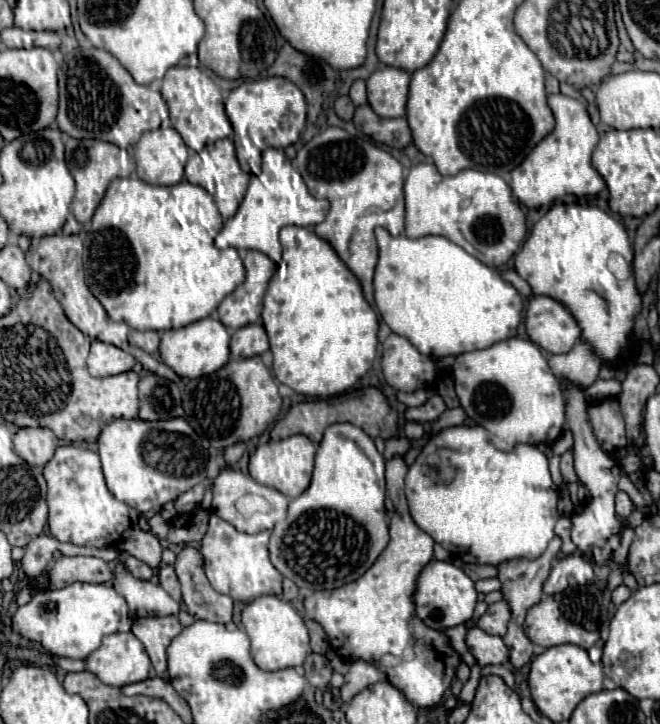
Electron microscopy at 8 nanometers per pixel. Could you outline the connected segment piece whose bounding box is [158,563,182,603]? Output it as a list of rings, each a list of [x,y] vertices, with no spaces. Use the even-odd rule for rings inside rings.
[[[162,563],[162,565],[158,567],[158,579],[160,579],[162,589],[164,589],[172,599],[176,599],[176,601],[180,603],[180,601],[182,601],[182,595],[180,595],[180,583],[178,583],[178,577],[176,577],[174,567]]]

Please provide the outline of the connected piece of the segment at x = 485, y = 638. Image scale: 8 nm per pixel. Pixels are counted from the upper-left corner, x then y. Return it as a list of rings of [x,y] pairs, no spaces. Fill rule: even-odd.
[[[478,627],[468,631],[466,645],[480,667],[502,665],[502,663],[508,663],[508,659],[510,659],[510,653],[508,653],[508,647],[504,645],[504,641],[500,637],[484,633]]]

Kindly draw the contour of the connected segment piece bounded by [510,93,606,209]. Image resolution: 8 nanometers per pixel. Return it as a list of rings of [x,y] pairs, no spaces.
[[[562,93],[548,95],[548,105],[556,119],[554,131],[548,133],[510,173],[510,187],[514,191],[514,197],[528,209],[550,205],[562,195],[598,195],[606,187],[604,179],[590,163],[592,151],[598,143],[598,131],[592,125],[586,107],[578,99],[566,97]]]

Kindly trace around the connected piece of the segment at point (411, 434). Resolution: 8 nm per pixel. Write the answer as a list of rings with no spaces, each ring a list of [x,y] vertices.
[[[408,421],[406,425],[404,425],[404,433],[406,433],[406,437],[412,441],[412,439],[420,439],[422,437],[422,433],[424,433],[424,425],[422,423],[416,423],[416,421]]]

